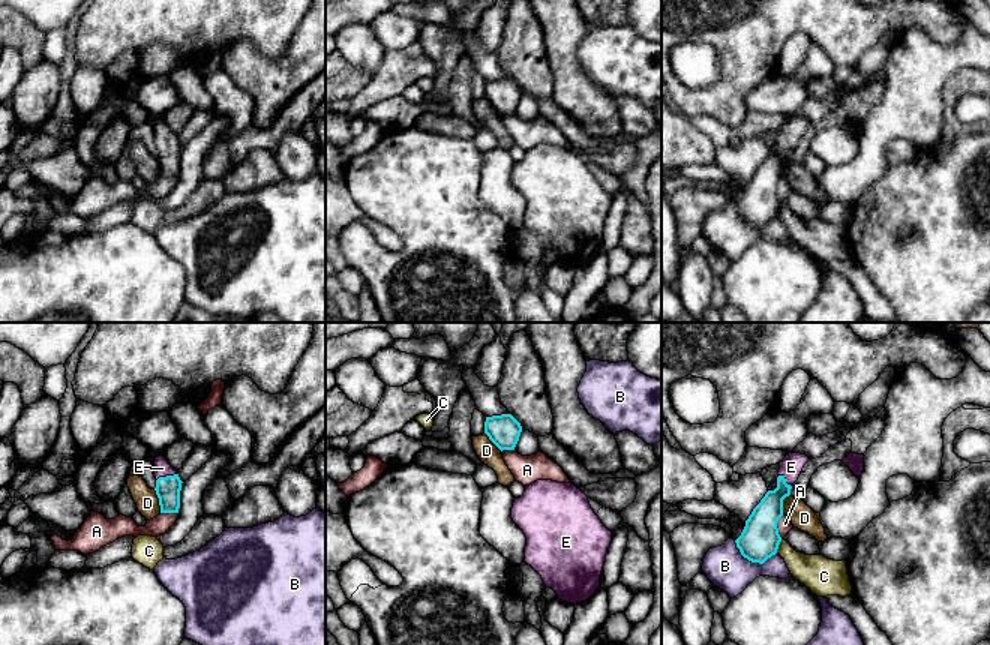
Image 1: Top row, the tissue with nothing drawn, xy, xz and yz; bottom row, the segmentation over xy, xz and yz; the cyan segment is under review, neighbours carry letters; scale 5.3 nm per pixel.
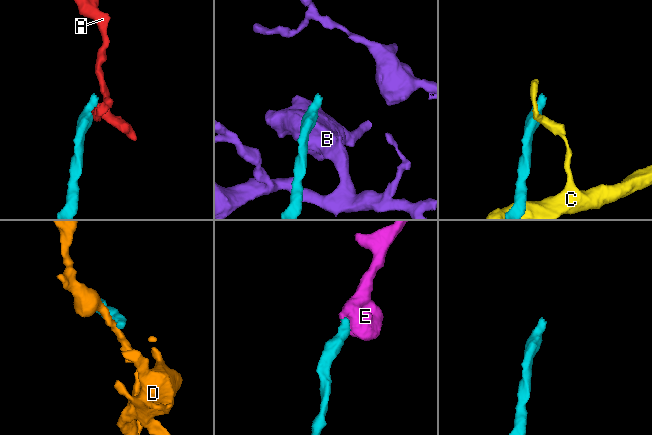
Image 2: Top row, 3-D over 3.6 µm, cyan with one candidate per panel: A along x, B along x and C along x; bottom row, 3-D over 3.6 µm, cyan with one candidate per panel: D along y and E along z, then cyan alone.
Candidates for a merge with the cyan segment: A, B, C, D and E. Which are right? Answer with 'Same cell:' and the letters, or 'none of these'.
Same cell: E

